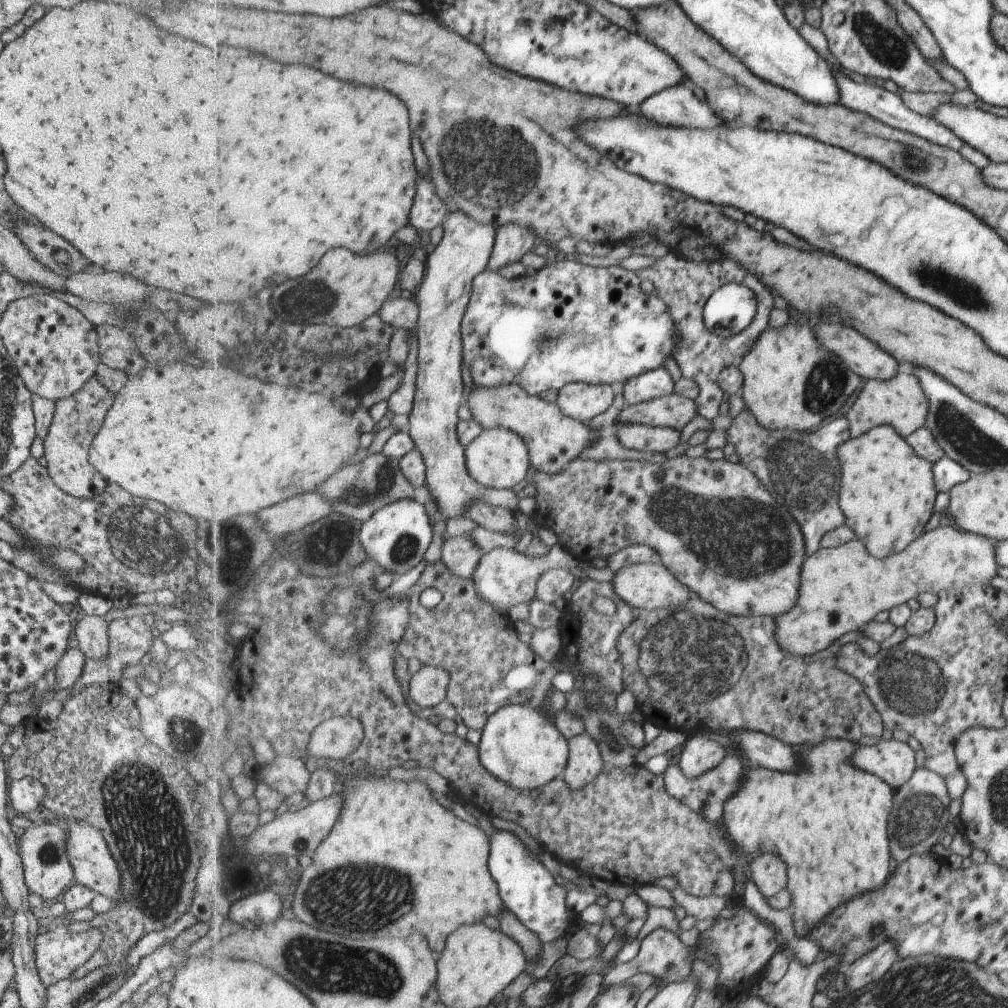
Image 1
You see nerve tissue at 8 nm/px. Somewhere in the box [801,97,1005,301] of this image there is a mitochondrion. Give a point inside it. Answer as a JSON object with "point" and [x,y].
{"point":[910,159]}

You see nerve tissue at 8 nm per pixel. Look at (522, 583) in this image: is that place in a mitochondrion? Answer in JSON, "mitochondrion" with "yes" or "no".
{"mitochondrion":"yes"}

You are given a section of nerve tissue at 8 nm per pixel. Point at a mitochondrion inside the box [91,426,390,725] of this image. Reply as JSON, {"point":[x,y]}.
{"point":[138,542]}

